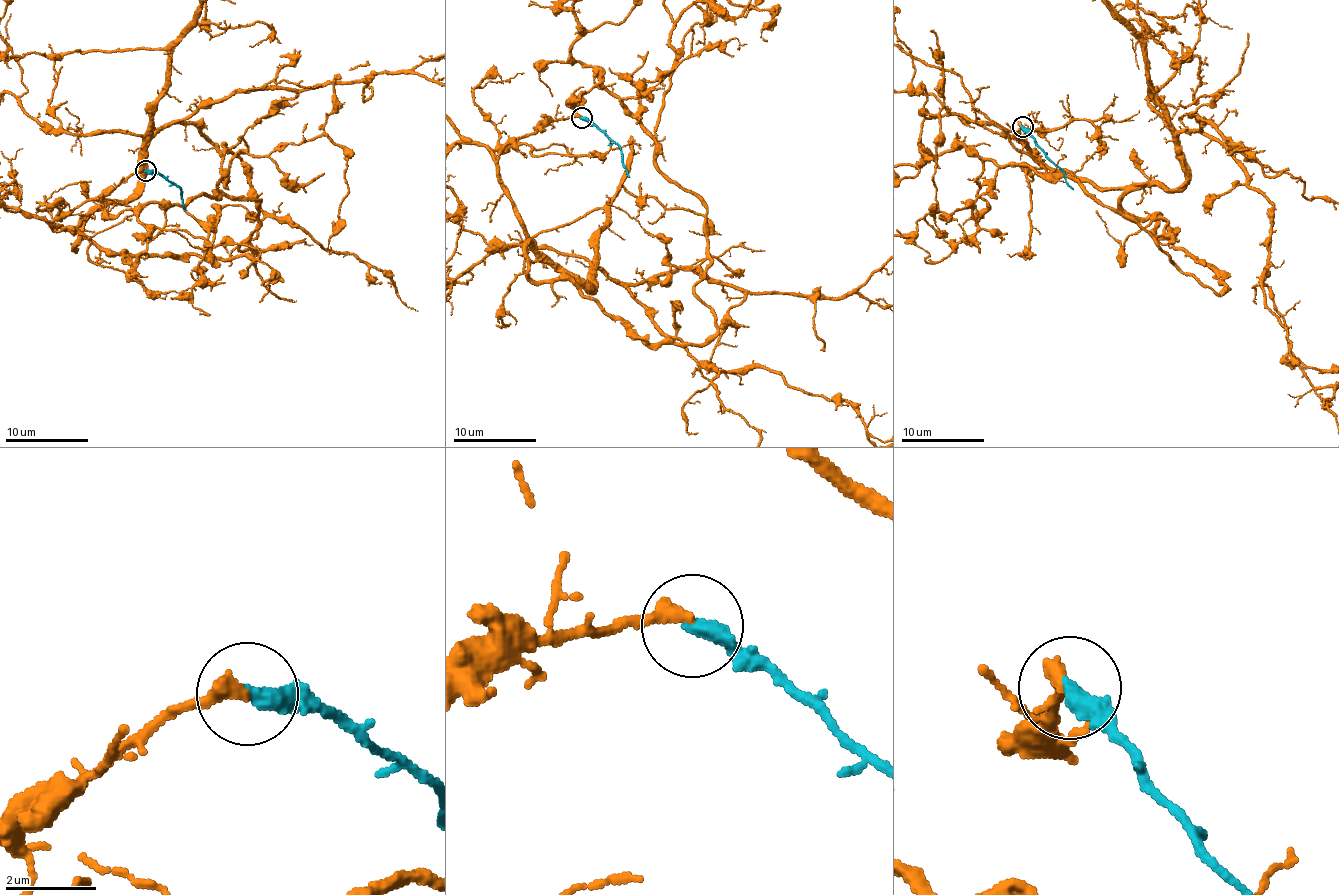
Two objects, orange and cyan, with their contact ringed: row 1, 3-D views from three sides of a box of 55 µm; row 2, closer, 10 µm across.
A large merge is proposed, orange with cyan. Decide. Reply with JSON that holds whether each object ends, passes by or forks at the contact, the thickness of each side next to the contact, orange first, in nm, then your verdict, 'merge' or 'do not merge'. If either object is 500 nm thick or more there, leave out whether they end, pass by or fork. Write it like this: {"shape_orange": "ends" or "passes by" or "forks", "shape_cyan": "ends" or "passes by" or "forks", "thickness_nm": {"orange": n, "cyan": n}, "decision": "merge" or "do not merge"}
{"shape_orange": "ends", "shape_cyan": "ends", "thickness_nm": {"orange": 360, "cyan": 400}, "decision": "merge"}

